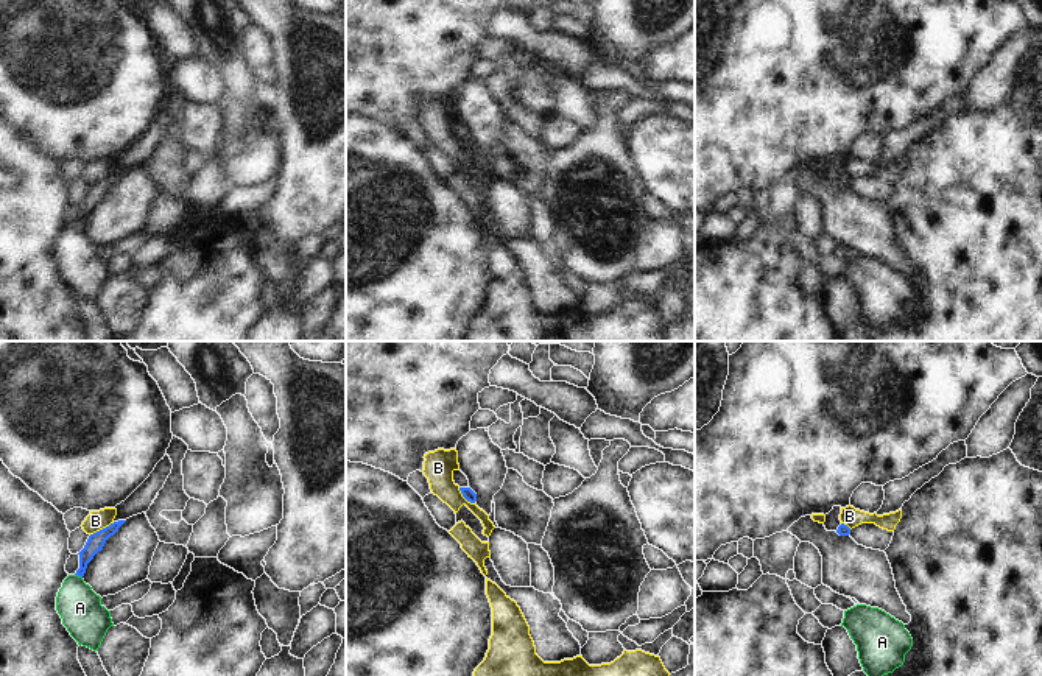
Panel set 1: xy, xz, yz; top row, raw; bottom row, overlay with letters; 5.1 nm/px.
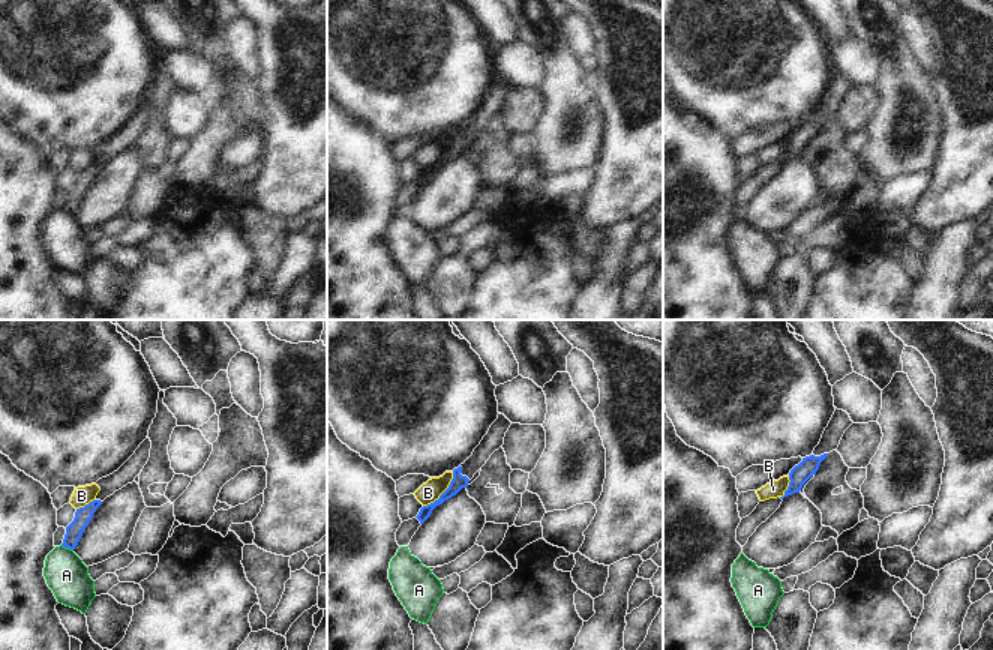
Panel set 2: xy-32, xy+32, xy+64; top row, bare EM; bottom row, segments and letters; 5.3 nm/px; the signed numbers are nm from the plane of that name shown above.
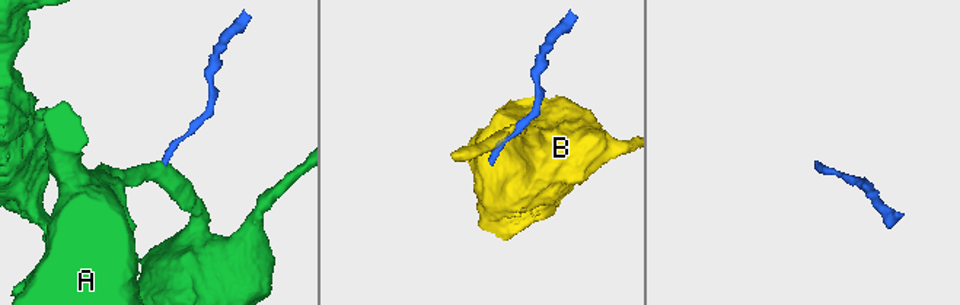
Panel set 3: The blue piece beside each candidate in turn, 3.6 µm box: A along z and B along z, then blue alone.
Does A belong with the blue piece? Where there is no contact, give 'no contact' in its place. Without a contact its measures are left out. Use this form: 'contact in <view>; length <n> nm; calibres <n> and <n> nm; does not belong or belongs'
contact in xy; length 50 nm; calibres 90 and 220 nm; does not belong

